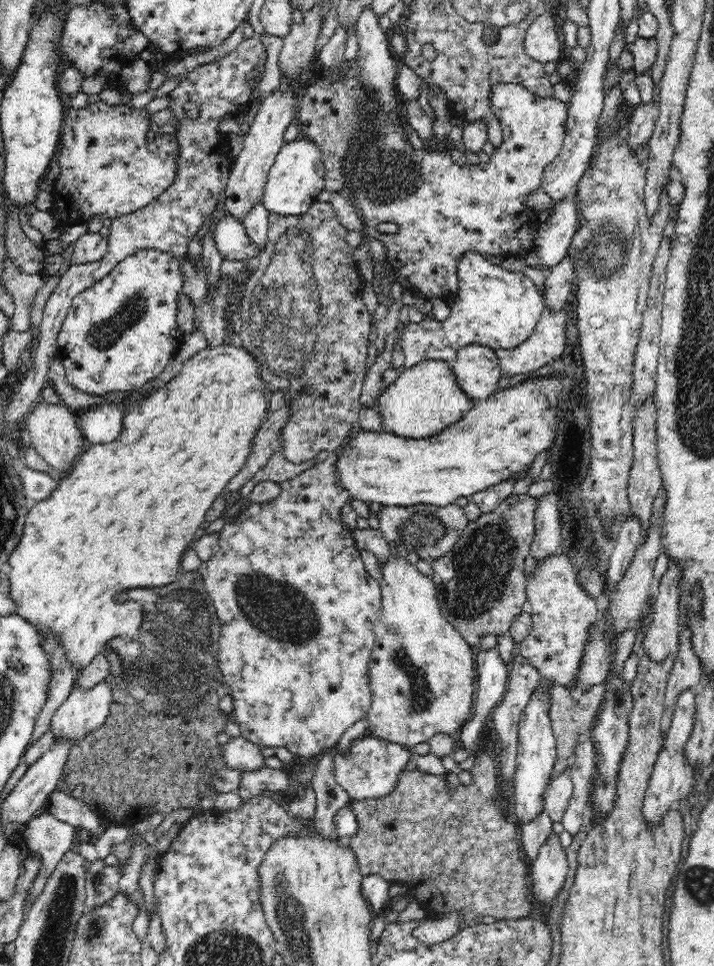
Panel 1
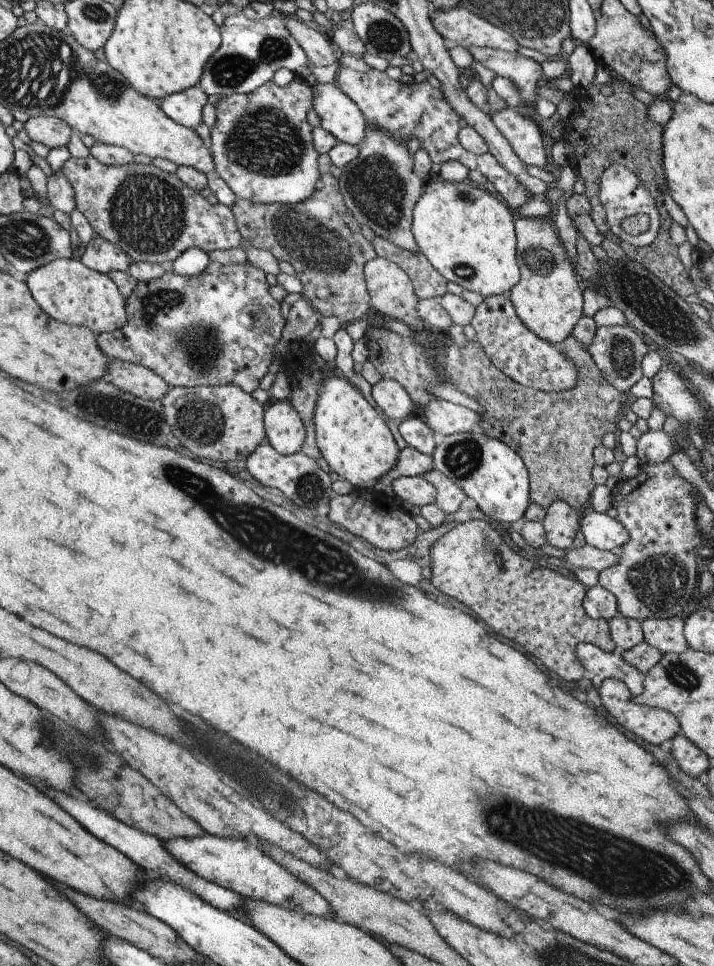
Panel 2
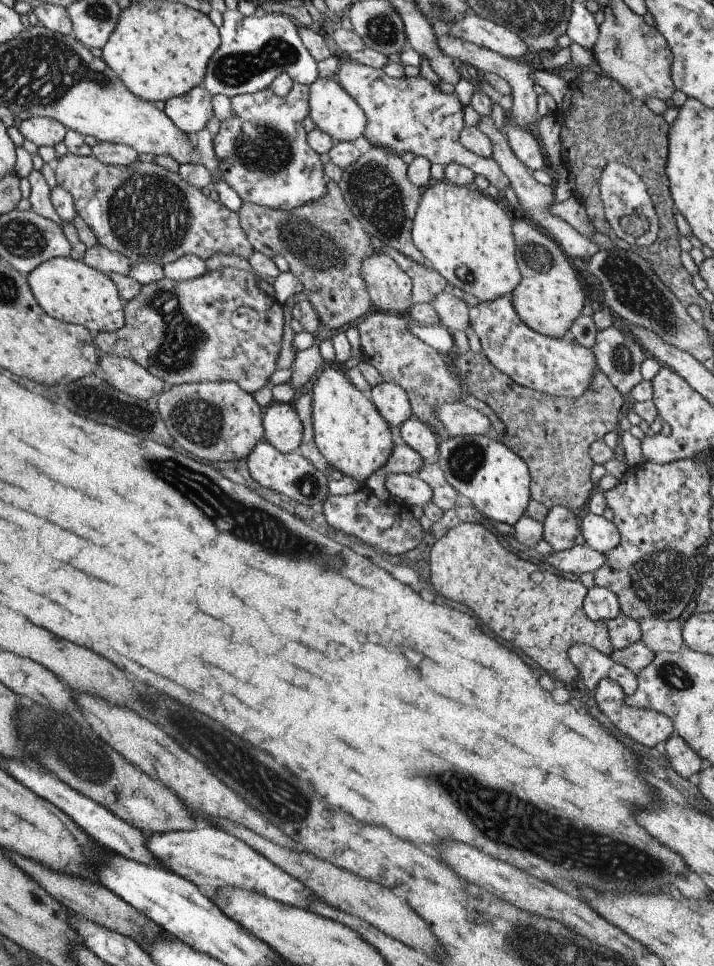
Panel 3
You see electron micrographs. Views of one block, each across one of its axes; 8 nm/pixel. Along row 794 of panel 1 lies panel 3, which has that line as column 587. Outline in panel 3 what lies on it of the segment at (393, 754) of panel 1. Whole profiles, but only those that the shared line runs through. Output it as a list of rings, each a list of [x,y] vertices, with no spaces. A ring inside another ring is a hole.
[[[507,295],[469,308],[469,324],[480,339],[481,350],[500,372],[508,375],[516,384],[550,397],[576,398],[583,395],[598,366],[592,349],[572,340],[569,335],[553,339],[526,326]]]

